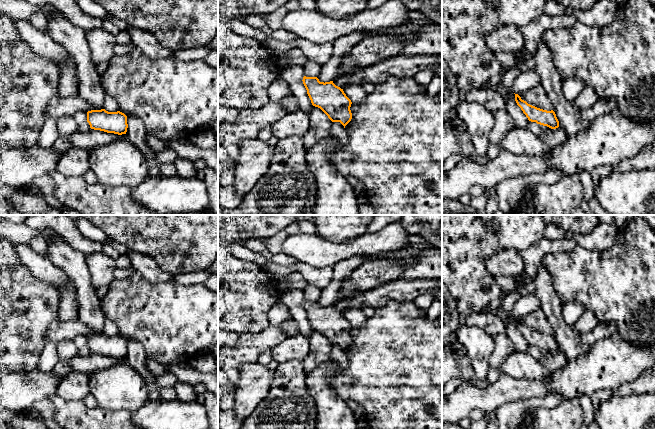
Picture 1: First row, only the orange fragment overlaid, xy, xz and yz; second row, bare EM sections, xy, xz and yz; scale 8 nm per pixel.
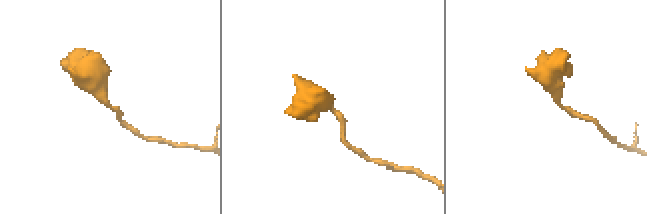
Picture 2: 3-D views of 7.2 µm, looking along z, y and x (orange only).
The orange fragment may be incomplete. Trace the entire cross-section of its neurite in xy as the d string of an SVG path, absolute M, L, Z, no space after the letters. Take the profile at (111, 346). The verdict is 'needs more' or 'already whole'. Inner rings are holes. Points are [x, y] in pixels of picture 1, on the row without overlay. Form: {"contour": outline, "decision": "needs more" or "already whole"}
{"contour": "M105 333L87 336L87 346L91 353L118 359L126 358L127 340L120 336L108 336Z", "decision": "already whole"}

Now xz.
{"contour": "M303 301L303 308L313 330L320 332L332 346L340 346L344 352L351 345L351 324L346 320L343 313L336 310L333 305L320 306L317 301Z", "decision": "already whole"}

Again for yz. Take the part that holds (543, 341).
{"contour": "M515 318L515 325L529 345L536 346L537 348L547 350L551 353L556 353L559 351L559 345L553 334L547 335L532 330L522 324L518 318Z", "decision": "already whole"}

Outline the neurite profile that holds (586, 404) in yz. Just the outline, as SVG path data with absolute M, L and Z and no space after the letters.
M582 395L579 400L583 410L583 423L589 425L594 420L595 408L589 396Z

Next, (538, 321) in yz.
M541 309L519 318L519 320L522 324L526 325L532 330L547 335L553 334L552 326L548 321L546 314Z

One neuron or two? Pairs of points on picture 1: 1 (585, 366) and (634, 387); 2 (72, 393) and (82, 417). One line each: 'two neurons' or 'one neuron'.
1: two neurons
2: two neurons

